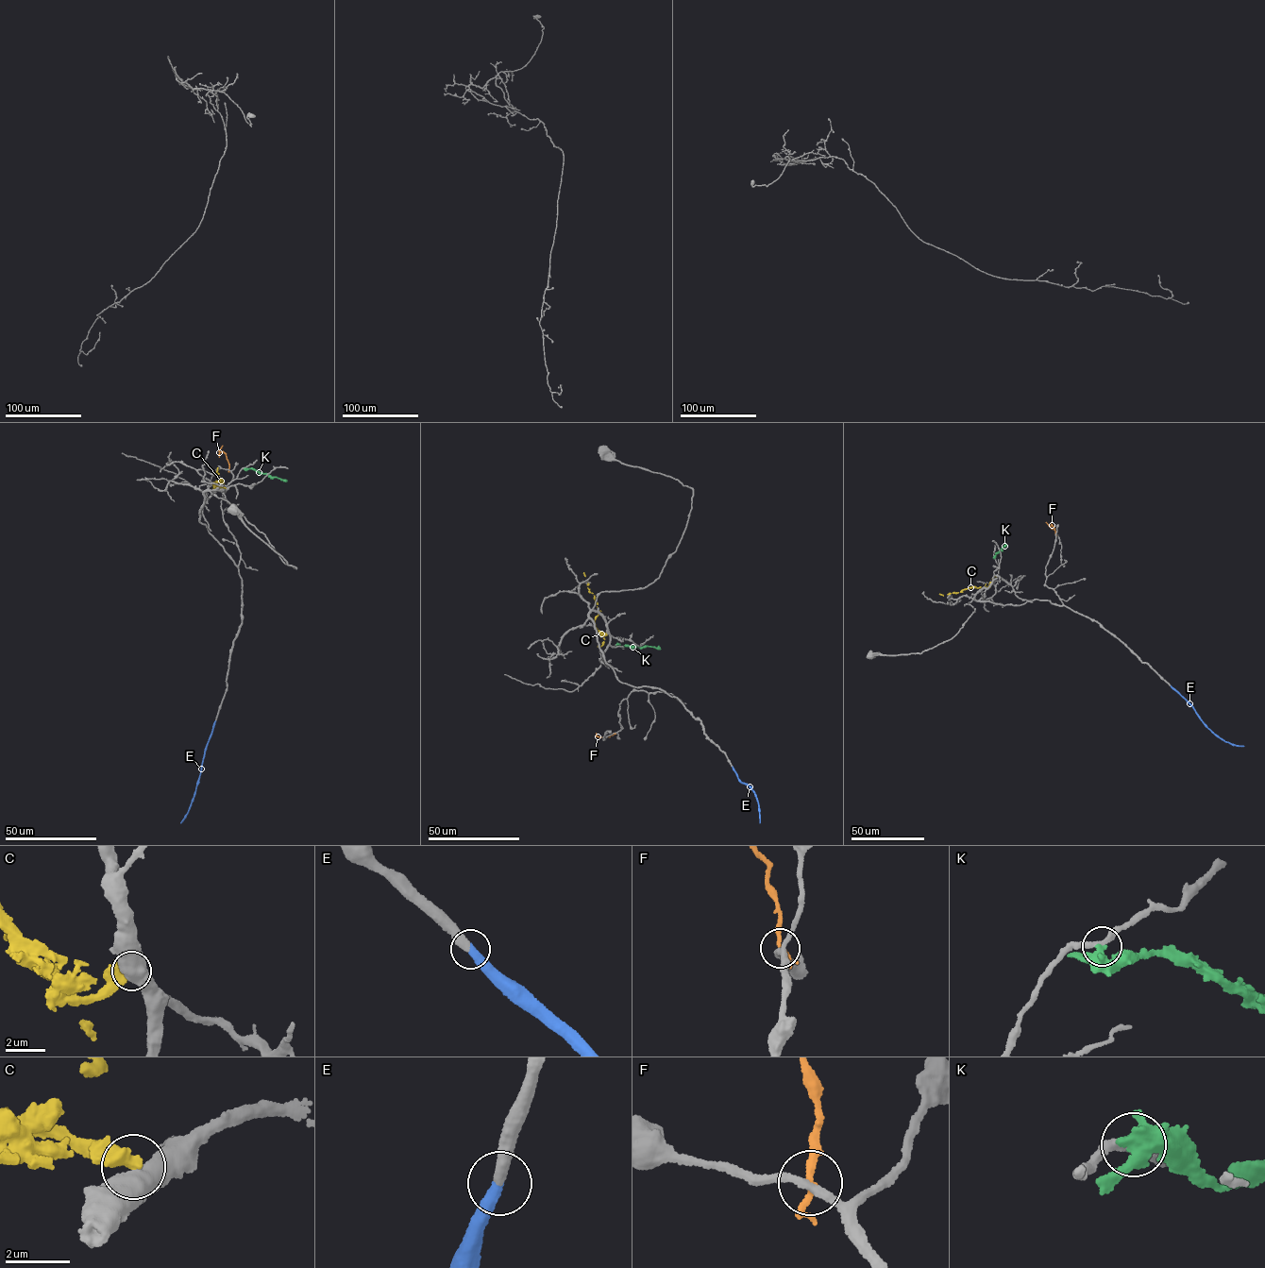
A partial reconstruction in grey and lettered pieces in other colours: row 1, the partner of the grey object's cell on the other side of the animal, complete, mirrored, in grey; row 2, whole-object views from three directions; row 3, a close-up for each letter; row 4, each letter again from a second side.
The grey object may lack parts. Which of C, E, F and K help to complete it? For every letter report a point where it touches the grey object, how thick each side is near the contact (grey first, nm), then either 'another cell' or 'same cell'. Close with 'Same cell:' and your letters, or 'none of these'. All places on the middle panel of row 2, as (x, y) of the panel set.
C: (608, 633) | 550/600 nm | another cell
E: (733, 767) | 400/400 nm | same cell
F: (614, 733) | 240/190 nm | another cell
K: (616, 645) | 280/320 nm | another cell
Same cell: E

